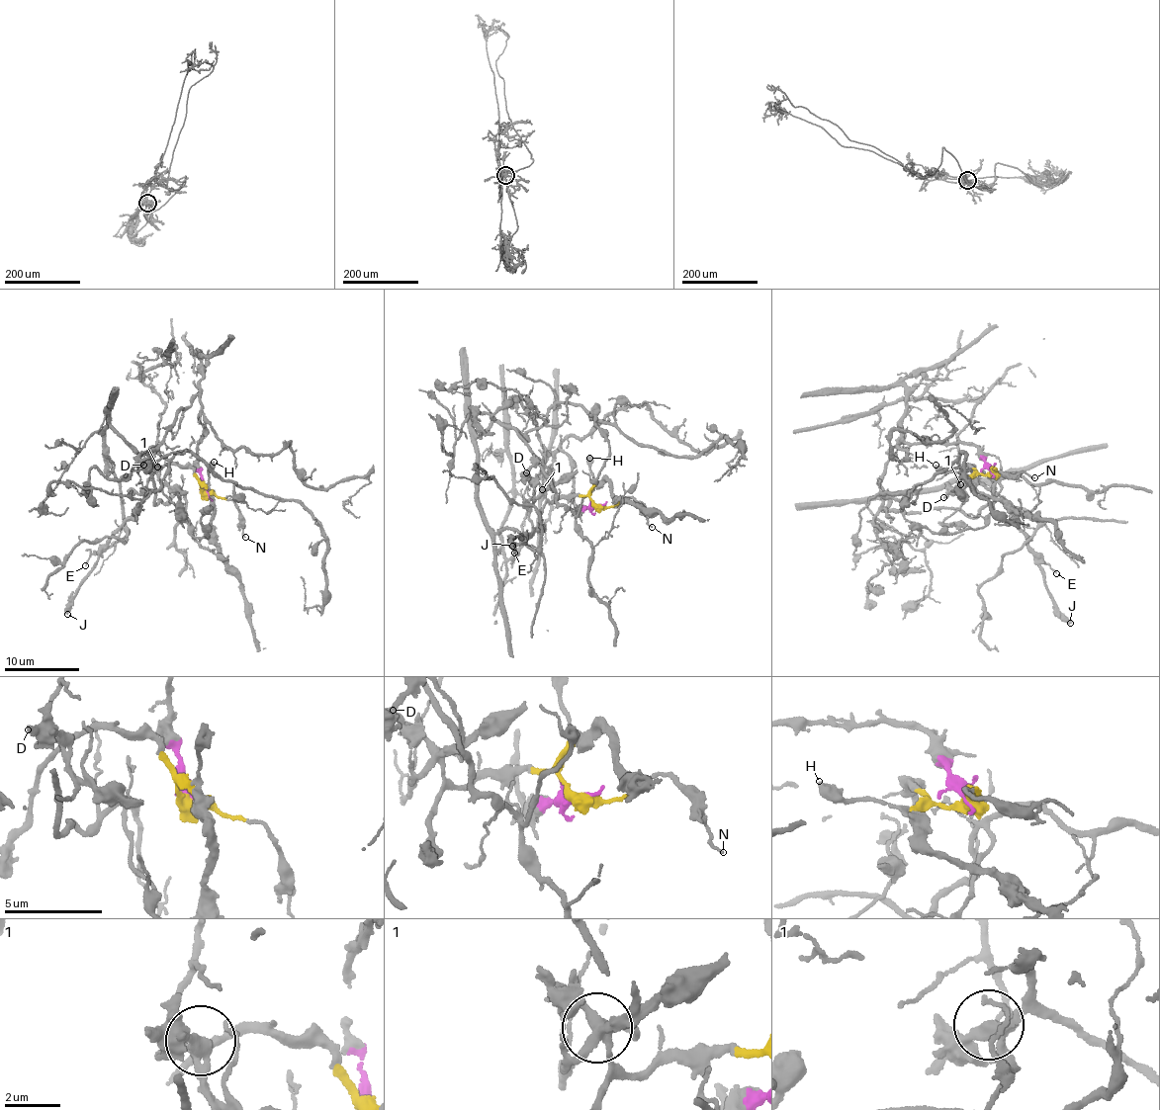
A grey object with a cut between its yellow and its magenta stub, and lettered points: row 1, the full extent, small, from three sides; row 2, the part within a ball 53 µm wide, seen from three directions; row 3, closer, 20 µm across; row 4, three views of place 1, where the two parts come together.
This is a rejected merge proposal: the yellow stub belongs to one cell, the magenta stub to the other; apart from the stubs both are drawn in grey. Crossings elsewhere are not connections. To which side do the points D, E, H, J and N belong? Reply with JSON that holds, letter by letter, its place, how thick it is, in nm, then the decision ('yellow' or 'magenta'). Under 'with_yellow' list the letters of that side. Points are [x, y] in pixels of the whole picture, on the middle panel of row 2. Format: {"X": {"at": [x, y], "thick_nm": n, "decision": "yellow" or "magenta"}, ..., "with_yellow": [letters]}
{"D": {"at": [526, 472], "thick_nm": 280, "decision": "yellow"}, "E": {"at": [514, 553], "thick_nm": 110, "decision": "yellow"}, "H": {"at": [589, 458], "thick_nm": 500, "decision": "yellow"}, "J": {"at": [512, 546], "thick_nm": 480, "decision": "yellow"}, "N": {"at": [652, 527], "thick_nm": 110, "decision": "yellow"}, "with_yellow": ["D", "E", "H", "J", "N"]}

